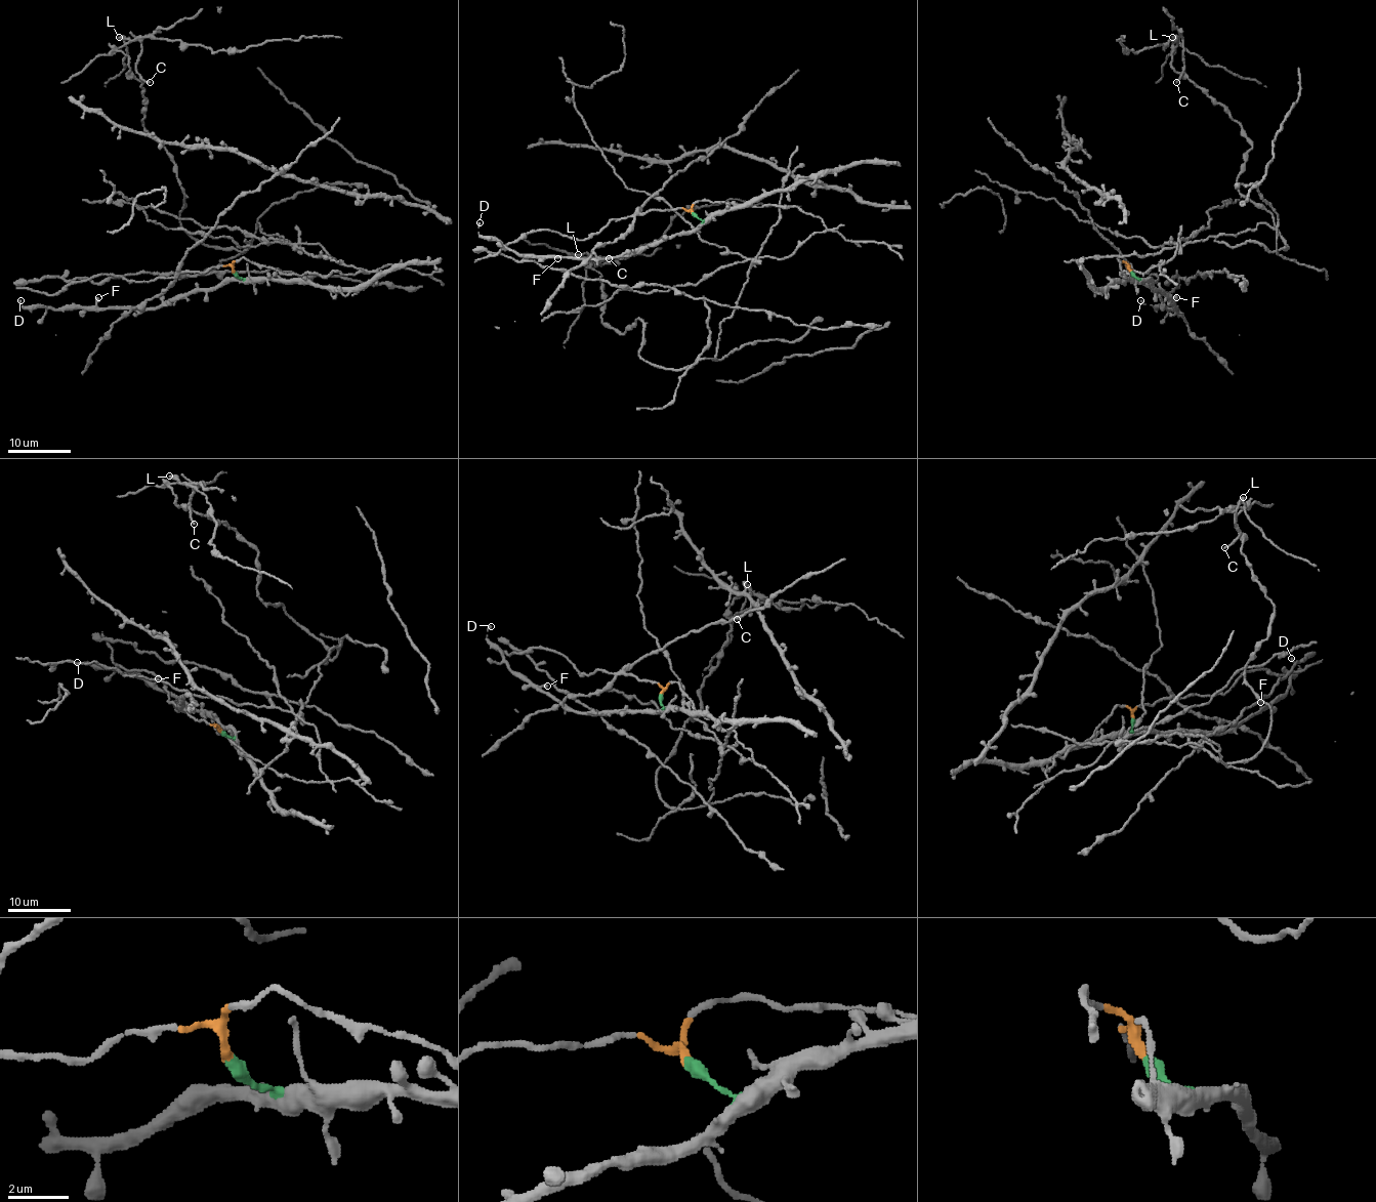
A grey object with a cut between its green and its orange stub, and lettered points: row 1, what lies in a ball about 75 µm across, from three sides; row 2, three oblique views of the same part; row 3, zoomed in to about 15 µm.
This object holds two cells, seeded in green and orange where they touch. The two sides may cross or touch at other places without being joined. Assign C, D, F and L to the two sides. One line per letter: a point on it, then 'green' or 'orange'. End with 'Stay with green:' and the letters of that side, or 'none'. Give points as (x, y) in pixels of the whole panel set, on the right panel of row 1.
C: place (1176, 82); orange
D: place (1140, 300); green
F: place (1176, 297); green
L: place (1172, 37); orange
Stay with green: D, F

